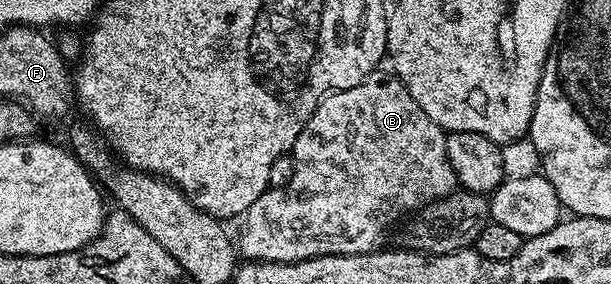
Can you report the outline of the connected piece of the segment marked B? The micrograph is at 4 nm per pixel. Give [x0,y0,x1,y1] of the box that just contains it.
[238,70,457,264]

